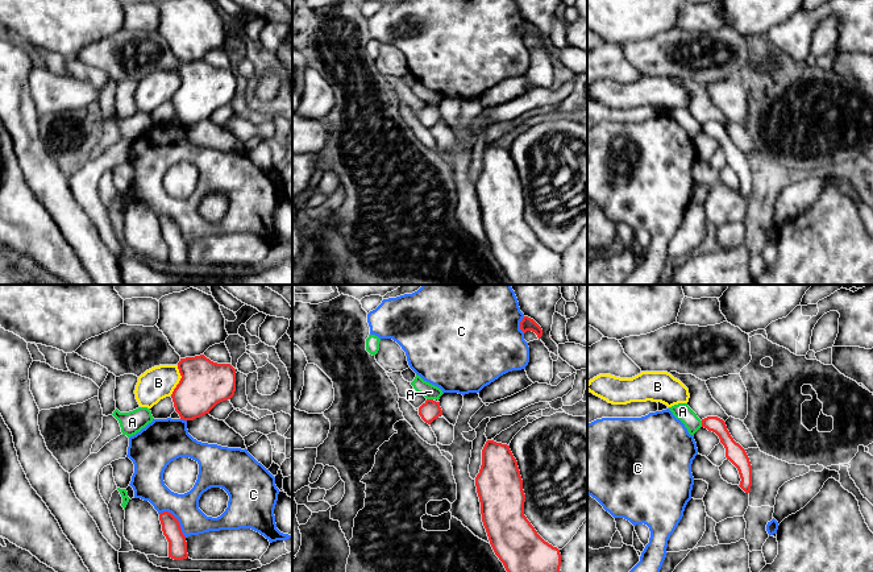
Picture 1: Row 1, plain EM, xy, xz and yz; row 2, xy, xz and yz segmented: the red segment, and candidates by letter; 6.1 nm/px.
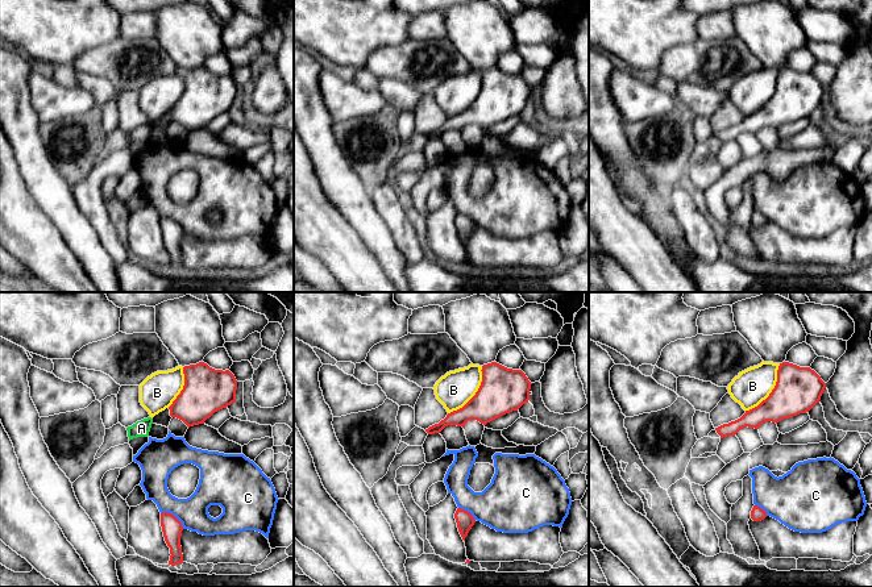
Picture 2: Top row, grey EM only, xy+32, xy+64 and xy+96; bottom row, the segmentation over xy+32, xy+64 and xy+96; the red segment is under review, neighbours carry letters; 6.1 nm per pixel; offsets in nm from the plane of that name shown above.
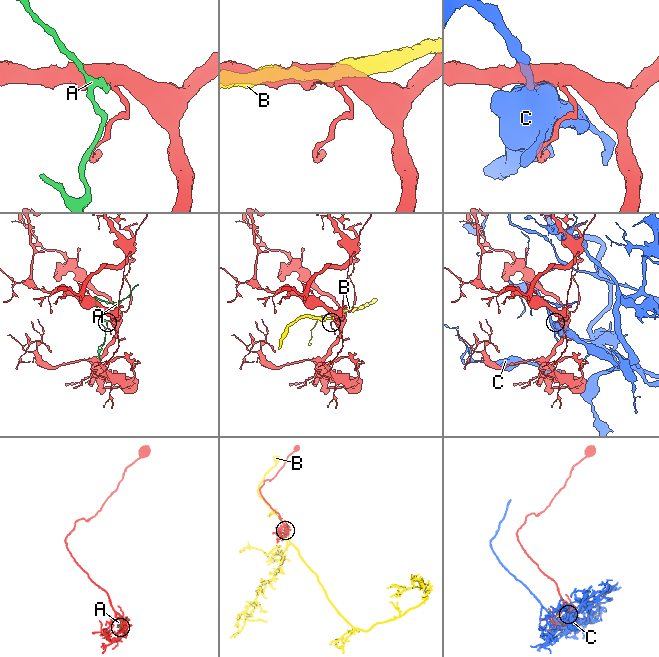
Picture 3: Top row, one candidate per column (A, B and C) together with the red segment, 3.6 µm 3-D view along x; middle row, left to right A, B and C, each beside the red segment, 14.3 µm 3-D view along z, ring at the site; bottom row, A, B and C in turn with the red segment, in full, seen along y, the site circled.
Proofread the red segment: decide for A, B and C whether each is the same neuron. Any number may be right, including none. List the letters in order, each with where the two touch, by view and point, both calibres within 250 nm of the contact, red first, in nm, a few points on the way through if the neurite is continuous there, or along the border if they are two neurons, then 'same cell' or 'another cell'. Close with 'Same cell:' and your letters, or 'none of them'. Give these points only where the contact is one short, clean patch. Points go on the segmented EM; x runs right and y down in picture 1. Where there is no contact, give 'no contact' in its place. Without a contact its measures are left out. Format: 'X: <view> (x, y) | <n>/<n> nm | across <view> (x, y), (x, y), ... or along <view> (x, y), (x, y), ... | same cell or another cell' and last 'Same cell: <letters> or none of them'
A: xz (429, 400) | 120/90 nm | another cell
B: xy (181, 380) | 280/200 nm | another cell
C: xy (177, 519) | 110/170 nm | another cell
Same cell: none of them

